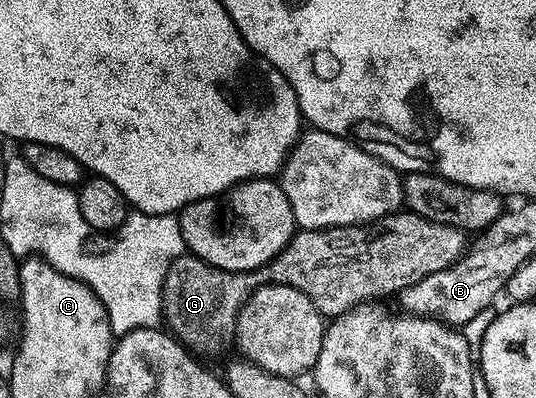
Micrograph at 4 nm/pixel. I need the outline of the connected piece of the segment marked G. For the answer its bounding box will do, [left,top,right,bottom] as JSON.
[162,212,465,358]

